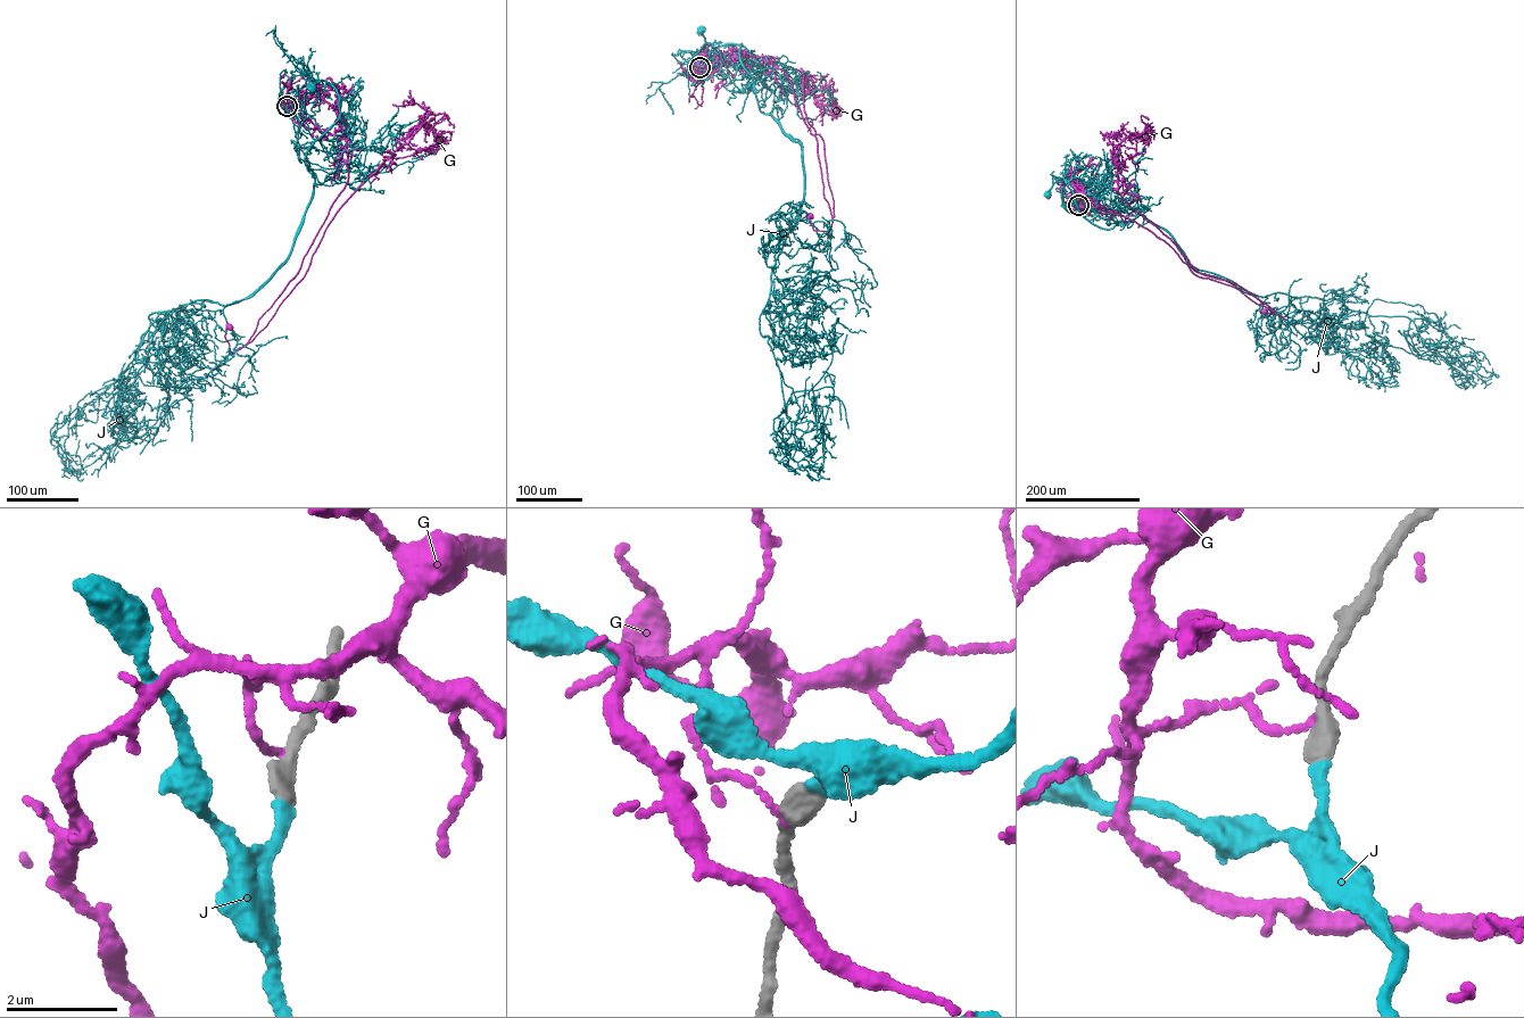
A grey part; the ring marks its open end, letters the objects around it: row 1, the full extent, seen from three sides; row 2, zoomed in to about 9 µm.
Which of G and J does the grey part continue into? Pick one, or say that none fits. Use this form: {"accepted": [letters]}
{"accepted": ["J"]}

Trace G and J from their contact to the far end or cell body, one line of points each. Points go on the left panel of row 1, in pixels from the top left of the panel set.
G: (287, 106), (317, 97), (333, 108), (346, 140), (347, 181), (296, 274), (234, 352), (225, 336), (230, 327)
J: (287, 106), (299, 123), (306, 115), (305, 105), (323, 96), (329, 84), (321, 80), (311, 87)

